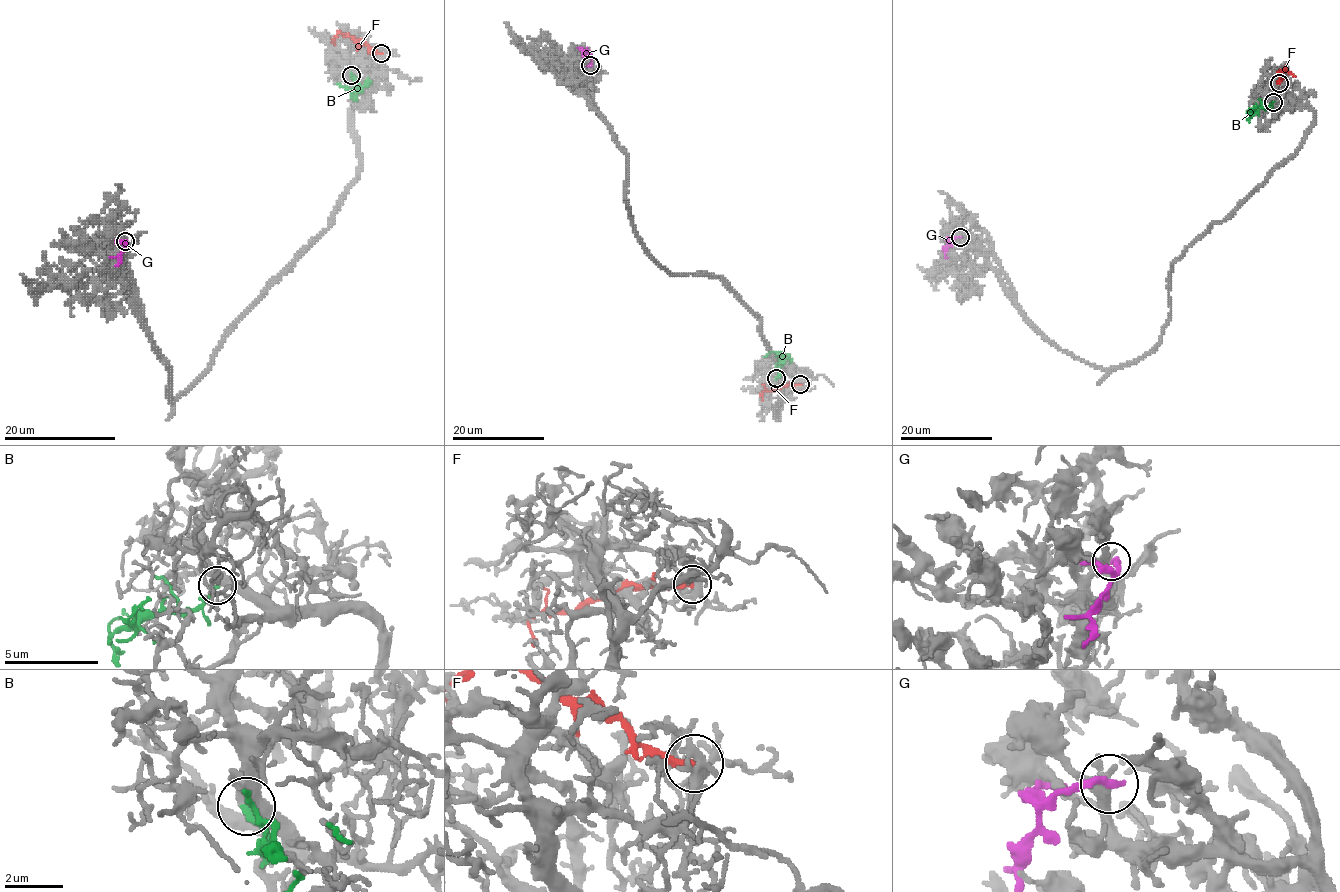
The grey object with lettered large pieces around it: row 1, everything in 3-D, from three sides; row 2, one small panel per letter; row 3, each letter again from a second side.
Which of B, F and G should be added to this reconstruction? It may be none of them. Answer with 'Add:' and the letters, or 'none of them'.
Add: B

